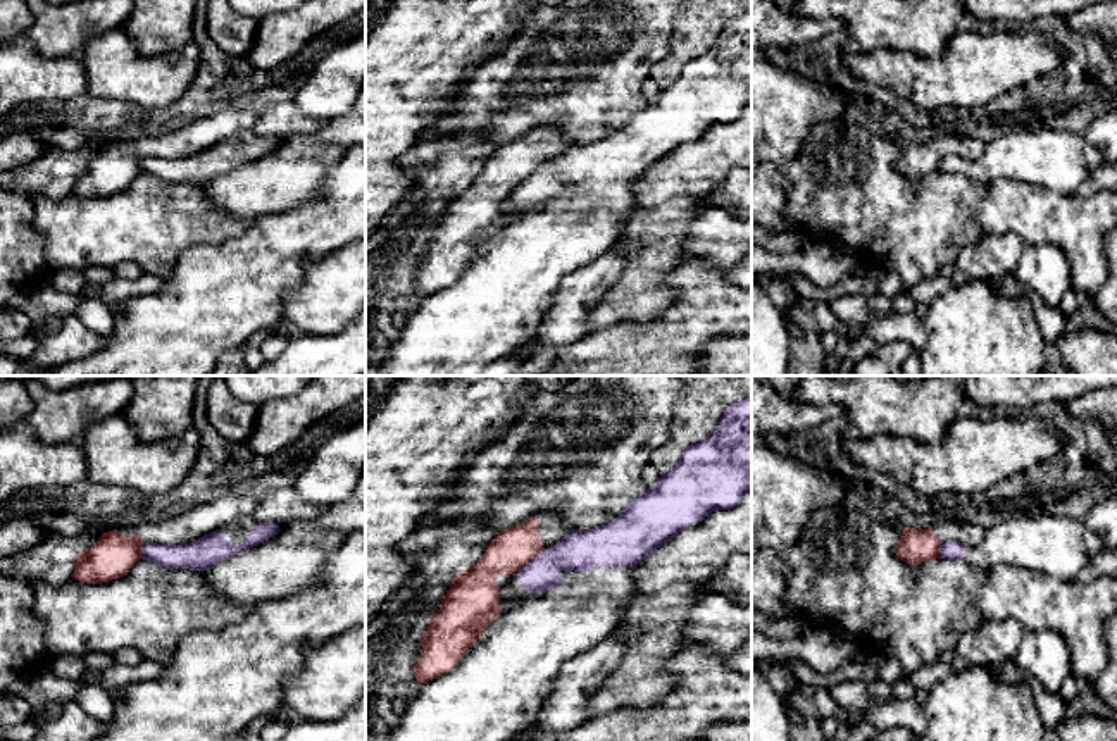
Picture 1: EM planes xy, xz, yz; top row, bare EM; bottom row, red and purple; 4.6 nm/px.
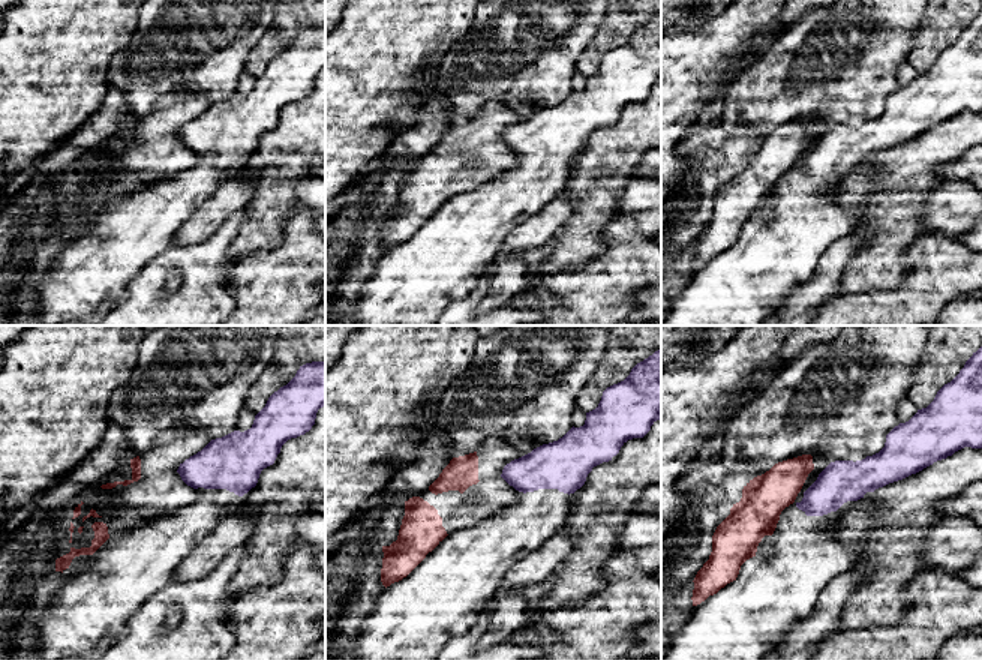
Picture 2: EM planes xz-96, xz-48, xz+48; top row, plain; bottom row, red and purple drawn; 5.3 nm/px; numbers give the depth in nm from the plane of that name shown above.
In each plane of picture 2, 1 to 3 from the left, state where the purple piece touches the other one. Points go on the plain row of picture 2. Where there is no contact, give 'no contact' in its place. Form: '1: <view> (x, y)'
1: no contact
2: no contact
3: no contact

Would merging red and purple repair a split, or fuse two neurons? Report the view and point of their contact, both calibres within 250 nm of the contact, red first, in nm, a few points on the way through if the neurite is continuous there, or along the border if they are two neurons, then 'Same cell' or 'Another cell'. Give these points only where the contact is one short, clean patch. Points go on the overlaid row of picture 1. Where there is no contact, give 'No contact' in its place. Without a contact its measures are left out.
Touches red at xz (530, 560). Thickness 200 nm (red) against 190 nm. Boundary: xz (543, 548), (516, 572). Another cell

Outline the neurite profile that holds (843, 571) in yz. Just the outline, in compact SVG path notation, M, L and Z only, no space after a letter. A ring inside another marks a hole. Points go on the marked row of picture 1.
M841 503L815 510L803 538L777 553L788 572L786 607L810 617L810 624L838 626L867 651L896 660L910 676L938 662L943 651L955 651L964 632L981 627L976 596L986 582L986 569L950 558L912 567L895 553L900 536L893 520L869 519Z

